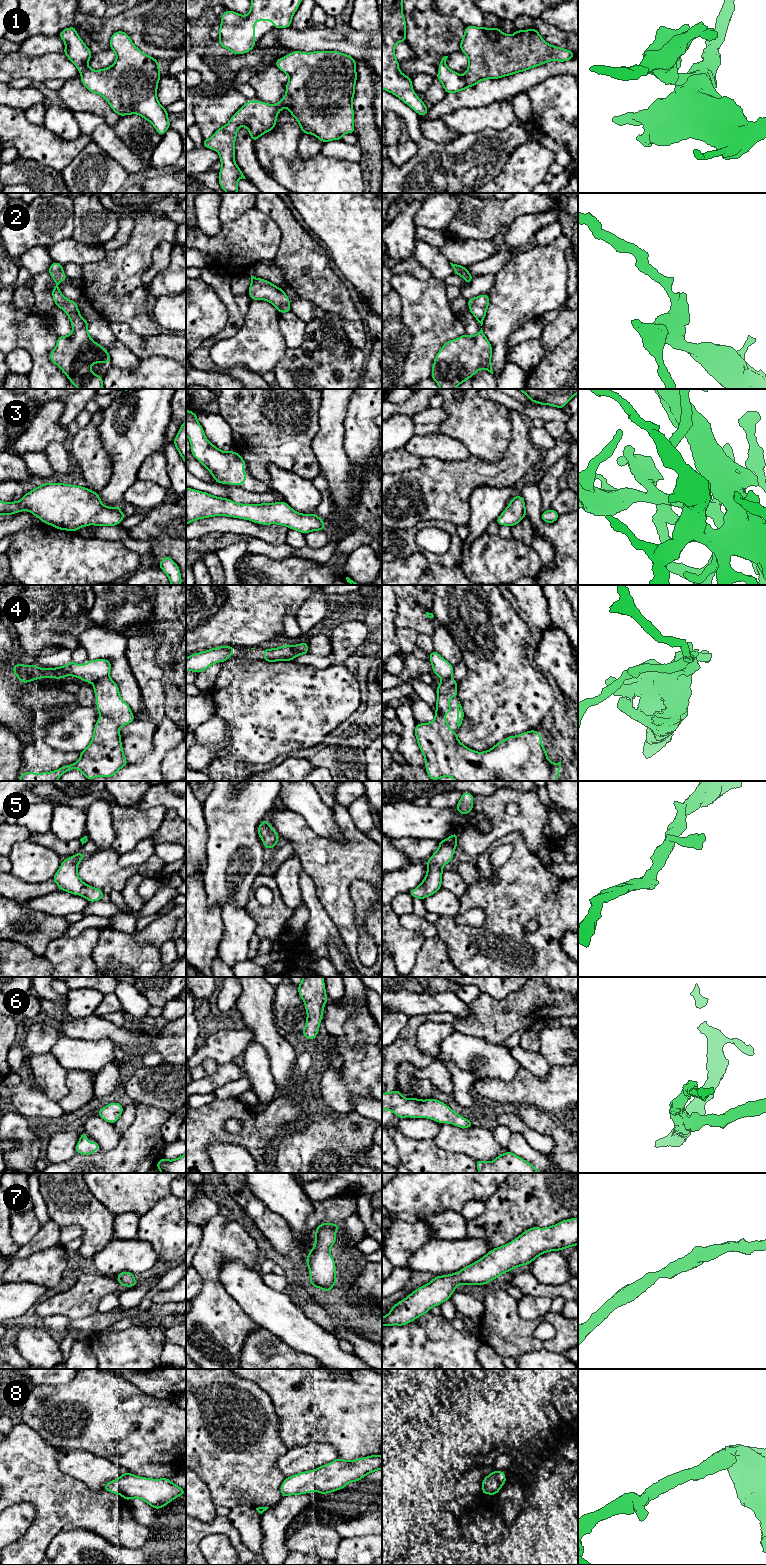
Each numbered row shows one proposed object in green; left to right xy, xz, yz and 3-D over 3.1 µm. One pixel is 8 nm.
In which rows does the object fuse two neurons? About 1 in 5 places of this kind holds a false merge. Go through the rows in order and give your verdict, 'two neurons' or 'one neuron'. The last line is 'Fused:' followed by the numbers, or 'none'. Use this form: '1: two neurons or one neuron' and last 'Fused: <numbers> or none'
1: one neuron
2: one neuron
3: one neuron
4: two neurons
5: one neuron
6: one neuron
7: one neuron
8: one neuron
Fused: 4

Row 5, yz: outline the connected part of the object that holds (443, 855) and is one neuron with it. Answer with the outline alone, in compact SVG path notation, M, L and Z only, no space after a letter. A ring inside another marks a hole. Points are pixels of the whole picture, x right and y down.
M453 833L450 837L438 842L439 848L426 862L427 873L423 881L409 892L413 898L425 899L441 889L442 867L453 858L457 846L458 834Z

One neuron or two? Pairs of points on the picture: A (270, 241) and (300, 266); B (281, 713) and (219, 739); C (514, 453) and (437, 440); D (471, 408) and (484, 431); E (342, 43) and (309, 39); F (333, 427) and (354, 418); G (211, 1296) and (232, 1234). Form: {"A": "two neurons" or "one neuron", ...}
{"A": "two neurons", "B": "two neurons", "C": "two neurons", "D": "one neuron", "E": "one neuron", "F": "two neurons", "G": "one neuron"}

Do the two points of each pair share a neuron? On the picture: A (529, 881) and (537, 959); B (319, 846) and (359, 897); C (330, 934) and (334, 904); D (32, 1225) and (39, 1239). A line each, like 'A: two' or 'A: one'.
A: one
B: two
C: two
D: two

